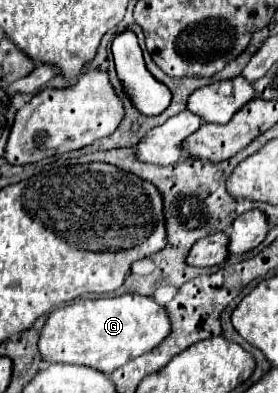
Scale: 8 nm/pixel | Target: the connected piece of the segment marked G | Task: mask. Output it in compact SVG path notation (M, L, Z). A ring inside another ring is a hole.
M122 294L114 298L80 300L54 310L42 328L38 350L46 362L82 364L110 376L116 368L160 346L168 334L170 316L164 306L148 296Z

